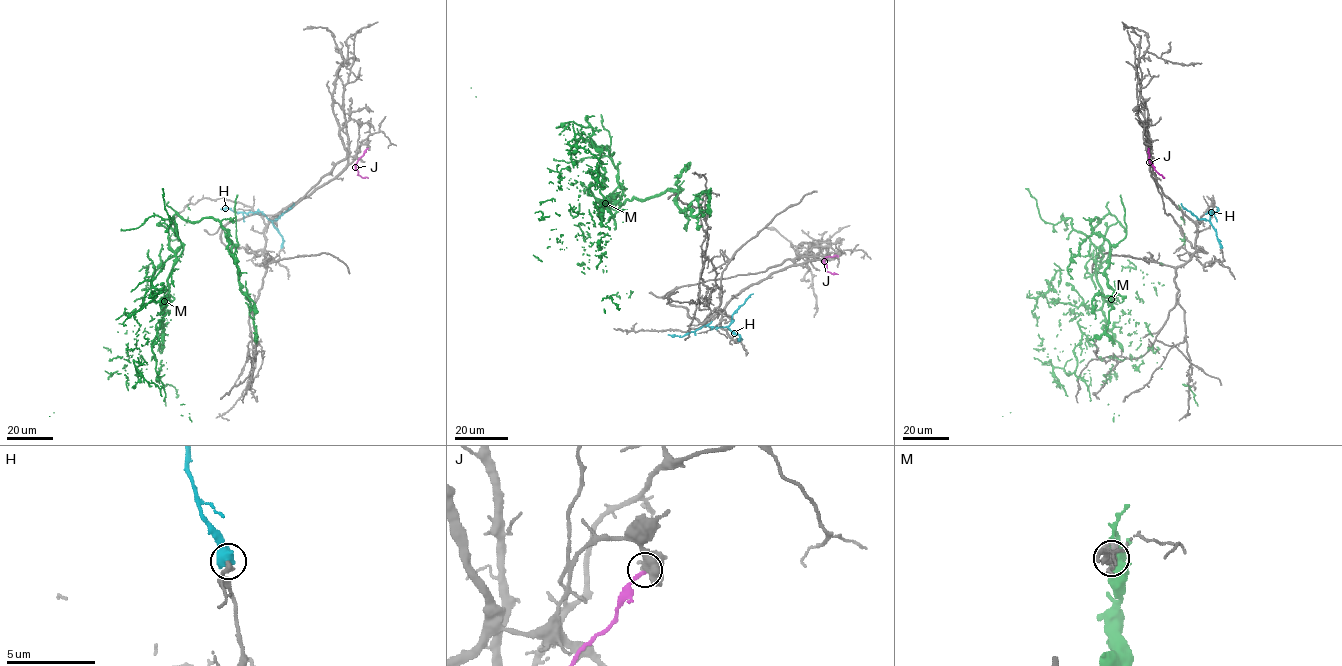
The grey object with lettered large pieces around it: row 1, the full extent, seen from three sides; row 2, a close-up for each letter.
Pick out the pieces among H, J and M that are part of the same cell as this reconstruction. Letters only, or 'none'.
none

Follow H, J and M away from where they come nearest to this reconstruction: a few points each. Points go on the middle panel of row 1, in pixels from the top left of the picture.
H: (740, 340), (738, 334), (726, 327), (704, 325), (681, 337), (668, 334)
J: (837, 256), (827, 256), (823, 260), (826, 270), (838, 274)
M: (708, 196), (692, 215), (669, 189), (627, 199), (614, 220), (587, 150), (471, 87)

